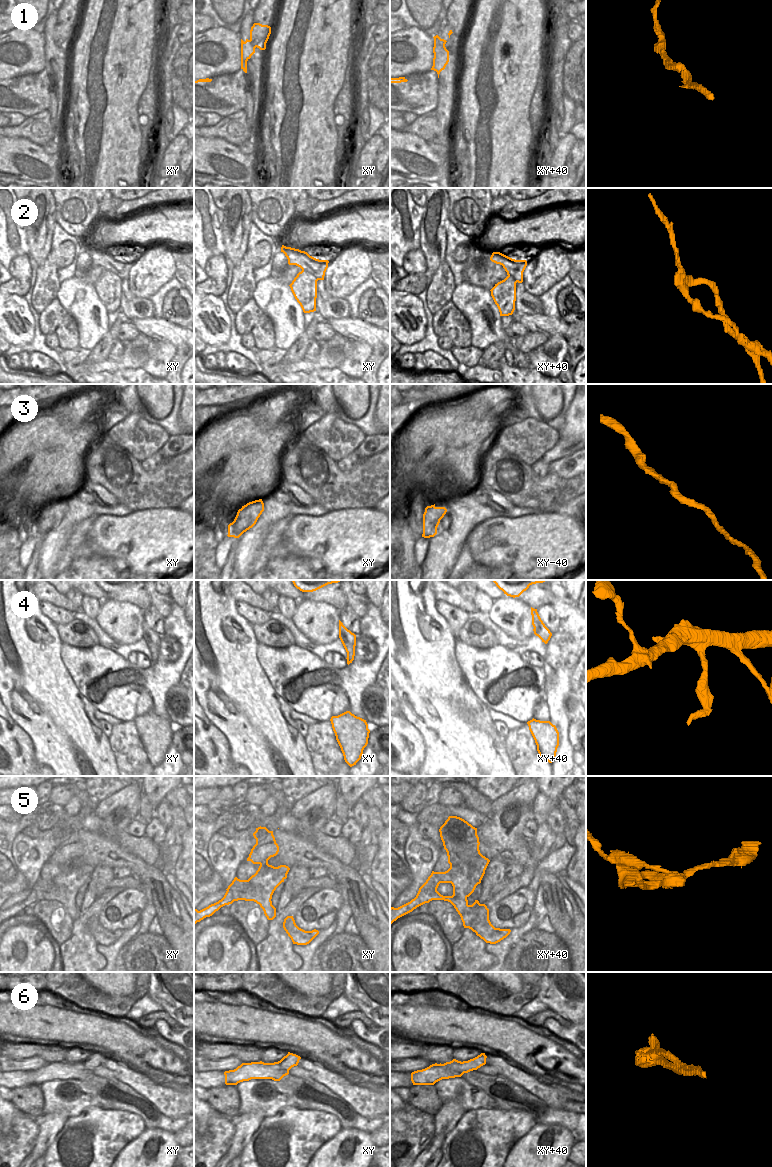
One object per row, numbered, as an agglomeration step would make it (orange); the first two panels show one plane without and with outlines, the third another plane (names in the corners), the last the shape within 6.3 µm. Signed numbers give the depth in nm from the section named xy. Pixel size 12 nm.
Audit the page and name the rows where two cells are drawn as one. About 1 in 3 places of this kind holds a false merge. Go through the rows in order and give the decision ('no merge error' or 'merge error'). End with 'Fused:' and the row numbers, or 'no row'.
1: no merge error
2: merge error
3: no merge error
4: merge error
5: merge error
6: merge error
Fused: 2, 4, 5, 6

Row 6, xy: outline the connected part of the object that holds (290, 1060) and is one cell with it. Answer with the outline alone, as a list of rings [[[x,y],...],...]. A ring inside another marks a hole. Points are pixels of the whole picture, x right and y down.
[[[288,1052],[288,1054],[286,1056],[284,1056],[278,1062],[274,1062],[274,1063],[264,1063],[262,1061],[260,1061],[260,1062],[251,1062],[251,1063],[264,1063],[264,1064],[267,1064],[267,1065],[279,1066],[282,1069],[288,1069],[288,1070],[290,1070],[292,1067],[298,1065],[300,1059],[301,1059],[300,1056]]]

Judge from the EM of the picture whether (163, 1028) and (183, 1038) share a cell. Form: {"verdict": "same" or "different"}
{"verdict": "same"}

